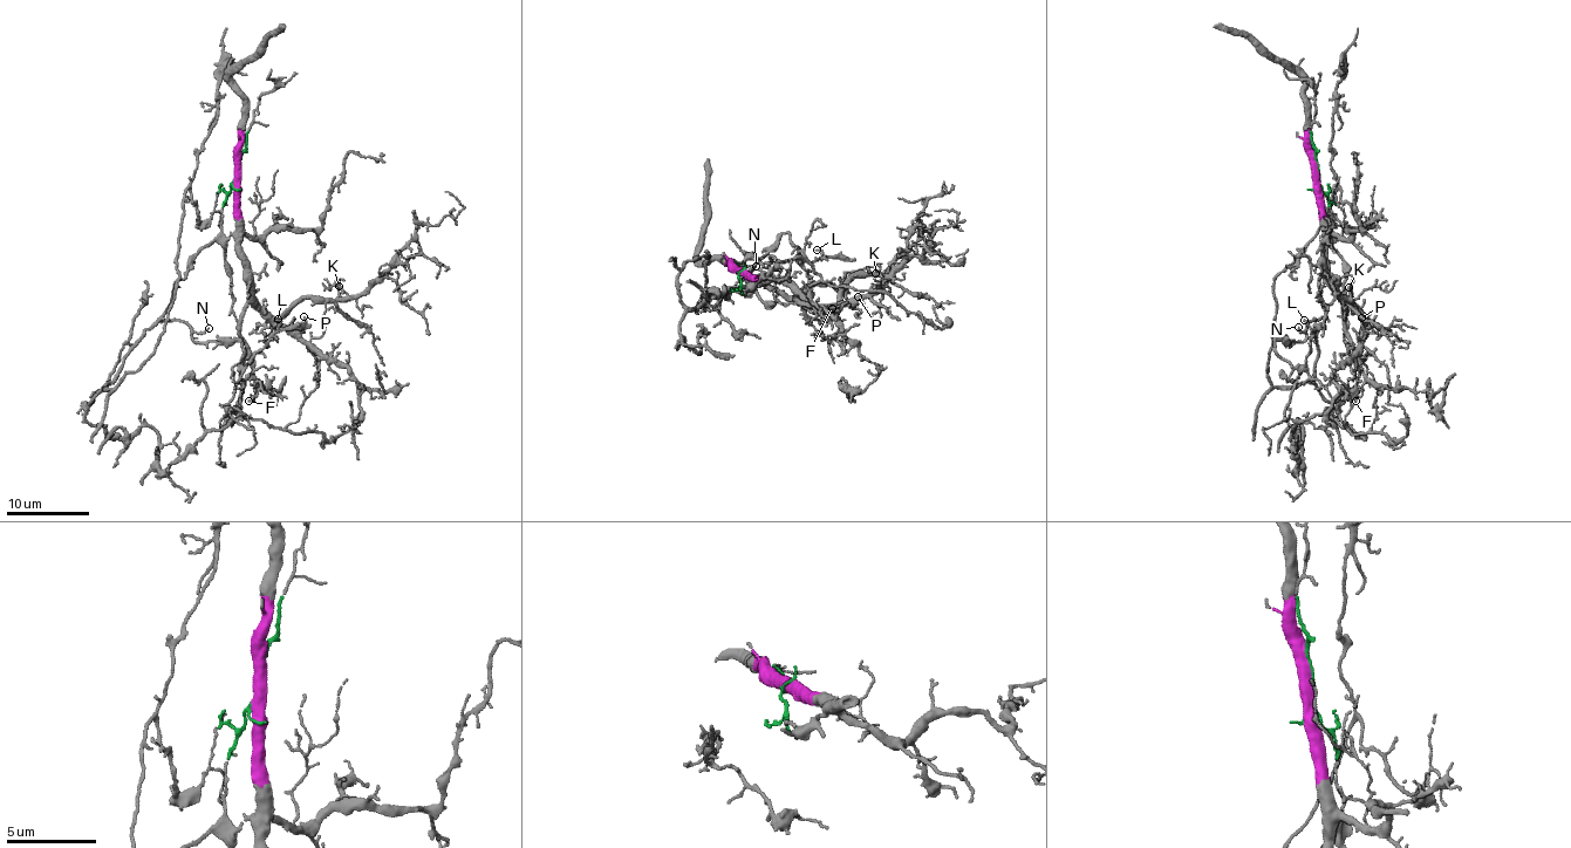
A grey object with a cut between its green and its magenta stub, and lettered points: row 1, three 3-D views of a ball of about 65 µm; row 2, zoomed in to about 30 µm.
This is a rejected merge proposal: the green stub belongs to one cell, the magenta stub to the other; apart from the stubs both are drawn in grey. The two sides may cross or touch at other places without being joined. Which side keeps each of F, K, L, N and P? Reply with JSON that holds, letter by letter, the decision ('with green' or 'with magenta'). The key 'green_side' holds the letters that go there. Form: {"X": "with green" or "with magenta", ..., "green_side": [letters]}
{"F": "with magenta", "K": "with magenta", "L": "with green", "N": "with green", "P": "with magenta", "green_side": ["L", "N"]}

